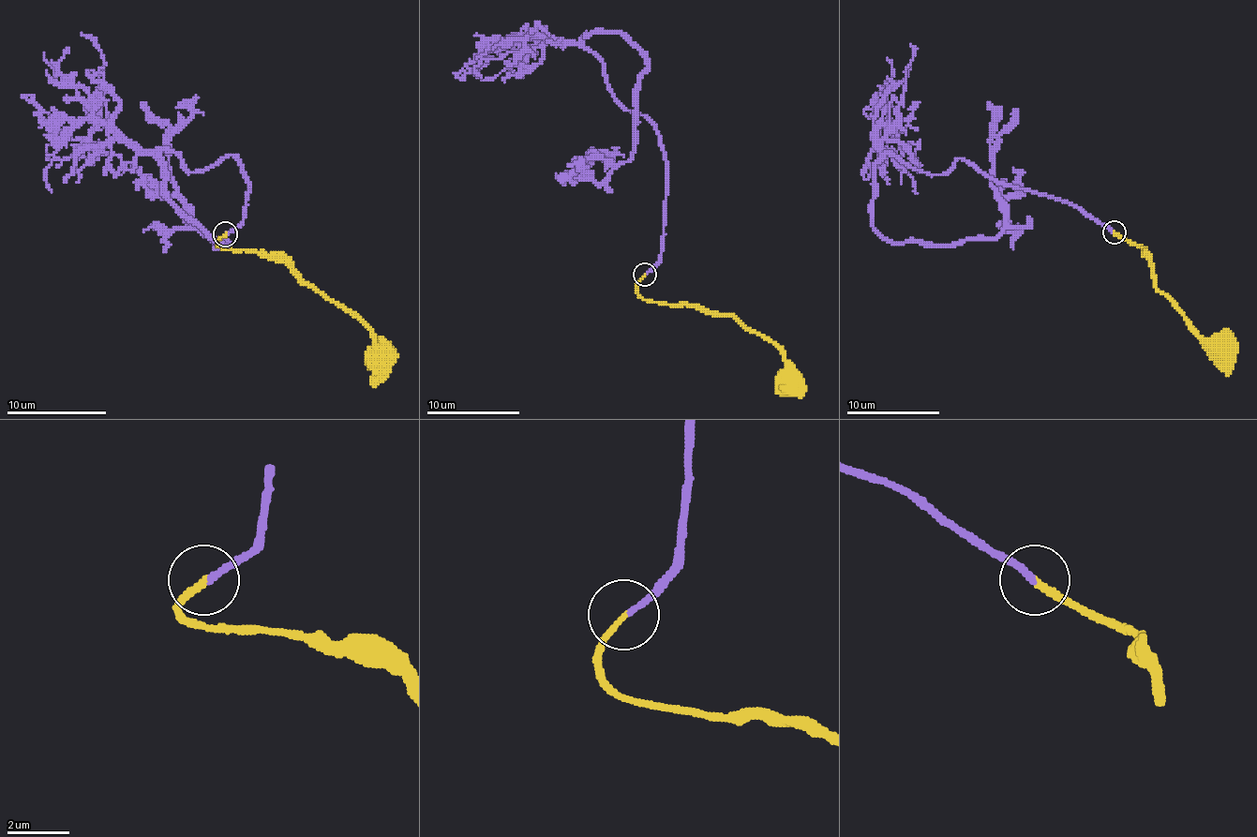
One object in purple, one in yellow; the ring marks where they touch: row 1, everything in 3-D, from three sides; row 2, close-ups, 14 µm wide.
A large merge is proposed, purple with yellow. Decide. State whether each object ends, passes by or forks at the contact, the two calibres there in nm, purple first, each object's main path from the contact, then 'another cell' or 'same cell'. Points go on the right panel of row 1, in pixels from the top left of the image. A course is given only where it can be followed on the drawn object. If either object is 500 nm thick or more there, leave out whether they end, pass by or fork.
purple ends; yellow ends; calibres 200 and 220 nm; course purple (1114, 232), (960, 158), (936, 174), (887, 154), (871, 223), (891, 242), (995, 240), (995, 141), (1018, 109); course yellow (1114, 232), (1144, 251), (1153, 284), (1193, 329), (1228, 375); same cell

